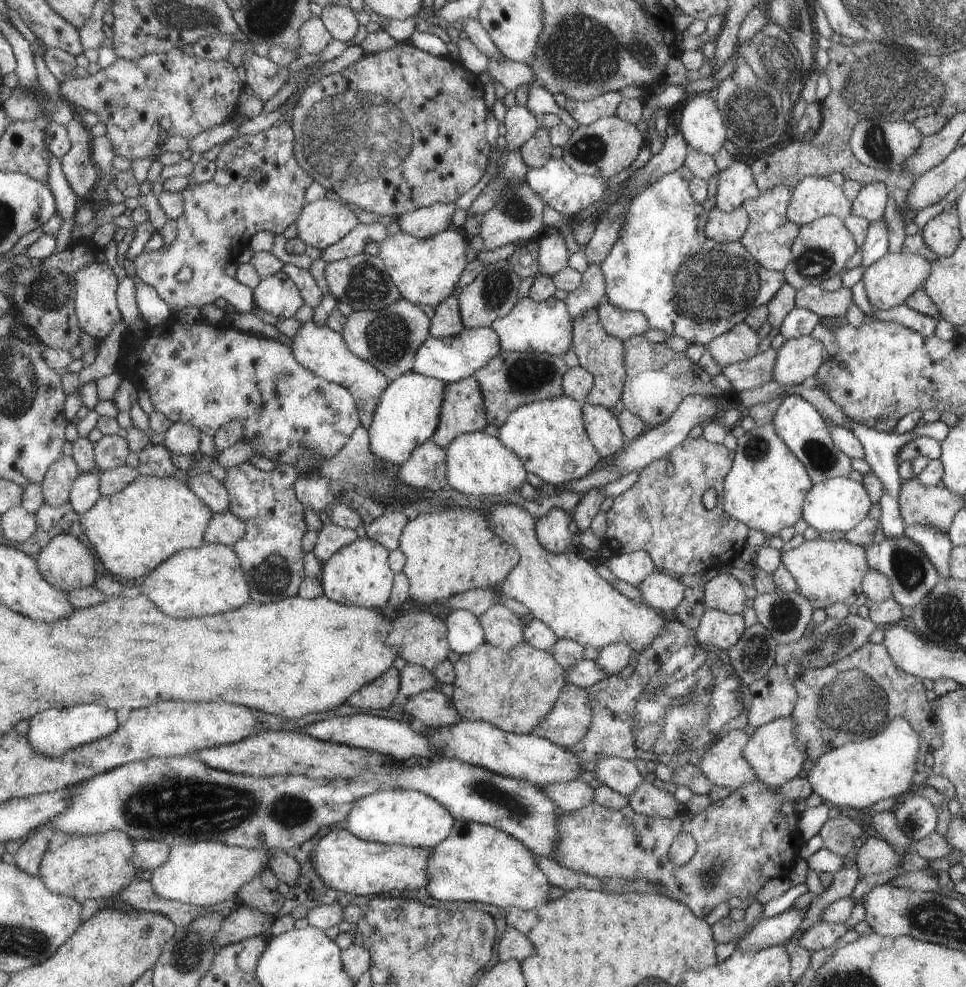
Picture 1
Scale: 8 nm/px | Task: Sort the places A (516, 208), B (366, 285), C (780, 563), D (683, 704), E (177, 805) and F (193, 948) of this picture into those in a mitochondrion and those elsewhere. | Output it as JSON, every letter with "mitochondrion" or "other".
{"A":"mitochondrion","B":"mitochondrion","C":"other","D":"mitochondrion","E":"mitochondrion","F":"mitochondrion"}

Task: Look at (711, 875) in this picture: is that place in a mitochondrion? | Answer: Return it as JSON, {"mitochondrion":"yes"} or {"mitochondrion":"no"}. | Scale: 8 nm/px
{"mitochondrion":"yes"}

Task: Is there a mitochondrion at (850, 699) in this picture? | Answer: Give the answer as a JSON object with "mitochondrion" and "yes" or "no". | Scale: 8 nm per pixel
{"mitochondrion":"yes"}

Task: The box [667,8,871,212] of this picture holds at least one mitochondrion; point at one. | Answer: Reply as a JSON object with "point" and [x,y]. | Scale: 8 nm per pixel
{"point":[752,110]}

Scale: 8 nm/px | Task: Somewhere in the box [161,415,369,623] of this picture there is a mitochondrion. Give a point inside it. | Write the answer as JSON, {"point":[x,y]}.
{"point":[273,577]}

